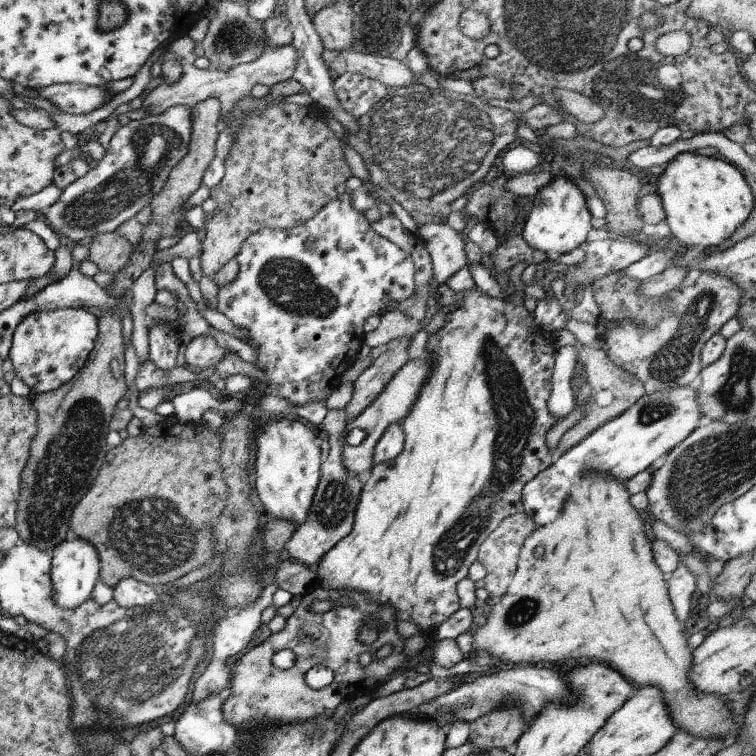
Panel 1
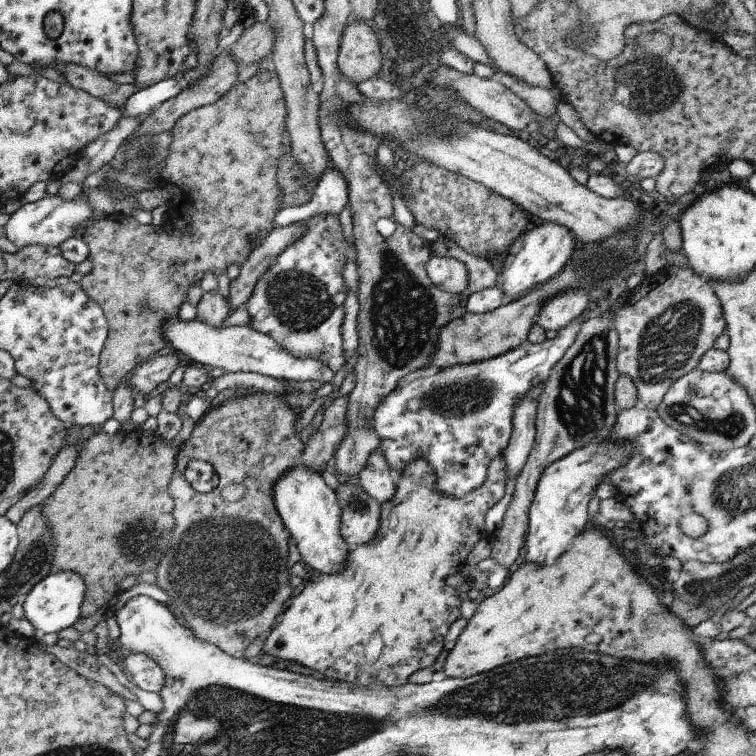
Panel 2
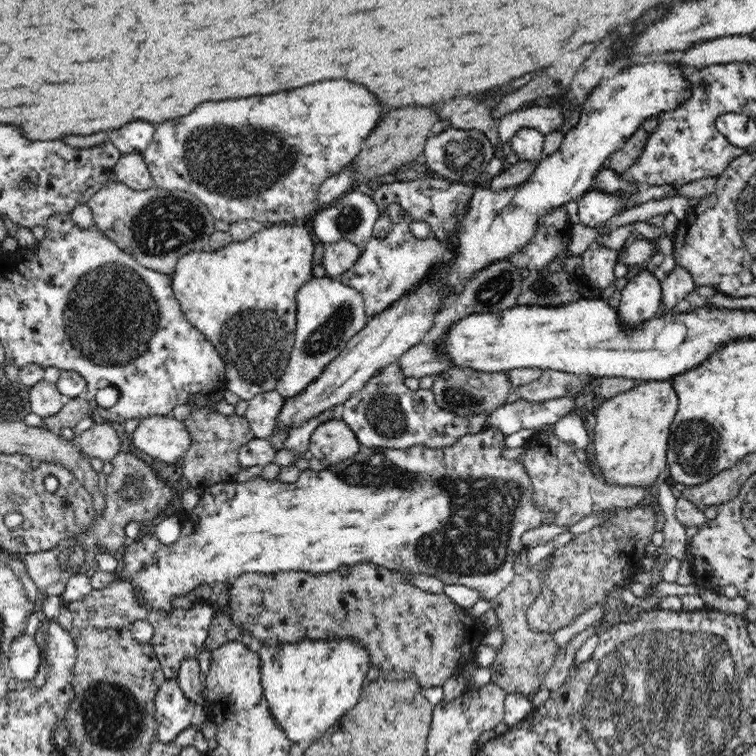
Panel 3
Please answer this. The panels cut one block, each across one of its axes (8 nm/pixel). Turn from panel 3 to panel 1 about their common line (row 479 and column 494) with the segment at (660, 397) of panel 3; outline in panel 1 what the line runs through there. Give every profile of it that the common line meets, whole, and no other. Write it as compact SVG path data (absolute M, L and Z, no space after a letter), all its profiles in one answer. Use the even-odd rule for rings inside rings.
M597 472L581 474L581 480L577 484L573 484L559 516L551 524L535 528L523 540L518 554L517 566L511 577L511 582L507 586L507 592L489 606L490 610L485 624L479 626L472 634L473 649L489 656L495 656L499 661L513 662L515 666L521 664L534 665L537 662L561 662L561 660L575 660L575 658L588 658L588 660L604 663L619 672L629 684L637 688L647 686L647 684L659 688L659 692L663 694L663 704L667 704L670 720L674 721L677 730L683 730L683 732L697 737L723 736L726 744L730 744L737 736L737 732L741 730L739 728L741 717L731 716L724 697L705 694L705 692L693 692L691 682L687 680L687 674L689 674L689 668L691 668L691 648L687 644L688 636L685 634L683 624L675 618L675 612L673 612L673 606L671 606L669 594L667 594L666 576L661 574L653 560L647 524L643 524L647 522L643 522L639 516L639 511L631 506L629 502L631 494L627 492L623 483L611 478L611 476L597 474Z

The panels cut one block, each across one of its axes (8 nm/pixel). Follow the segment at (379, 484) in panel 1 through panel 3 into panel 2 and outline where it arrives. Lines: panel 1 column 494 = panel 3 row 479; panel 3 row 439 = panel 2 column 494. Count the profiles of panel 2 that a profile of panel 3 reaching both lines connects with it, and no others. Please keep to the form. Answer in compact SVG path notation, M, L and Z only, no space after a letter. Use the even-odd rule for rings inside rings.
M415 456L415 460L411 460L401 472L395 477L395 494L385 500L380 505L379 512L379 530L377 534L367 540L365 544L350 547L347 552L347 562L343 564L341 572L335 574L319 574L312 573L304 584L303 589L296 596L291 598L291 602L287 608L284 608L279 619L274 624L269 636L263 641L260 654L277 658L277 660L285 660L285 662L295 662L303 668L309 668L313 672L319 672L325 679L332 678L334 681L345 681L348 683L370 685L373 682L381 682L383 686L394 687L409 683L409 676L416 670L431 668L435 658L443 651L443 636L447 632L449 626L454 620L460 617L459 603L462 599L461 595L454 588L445 584L447 576L457 574L465 567L465 557L473 546L481 539L486 537L483 529L483 516L485 512L493 506L502 496L505 479L505 460L503 456L495 456L489 464L487 464L487 476L483 480L483 484L479 484L479 488L467 492L461 498L453 498L444 496L435 490L435 472L431 468L431 464L427 464L427 460L423 460L423 456Z

